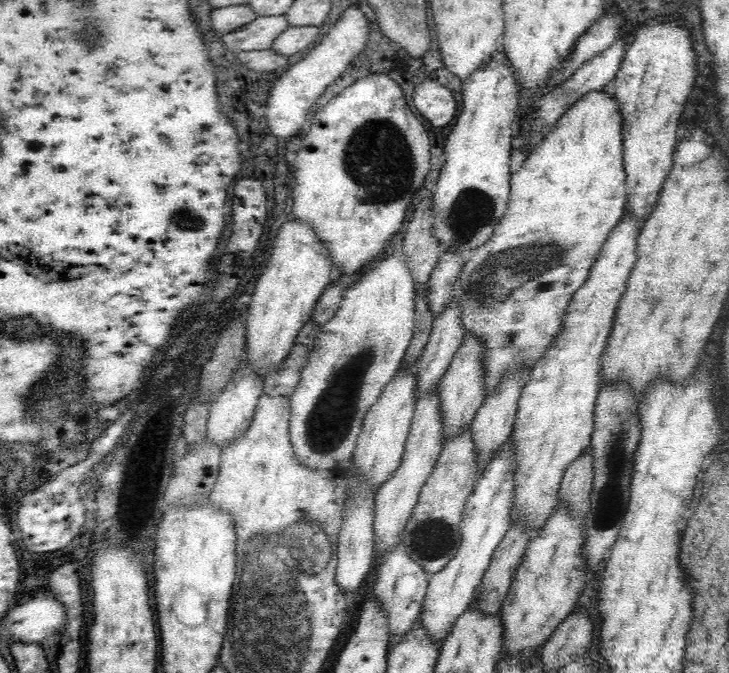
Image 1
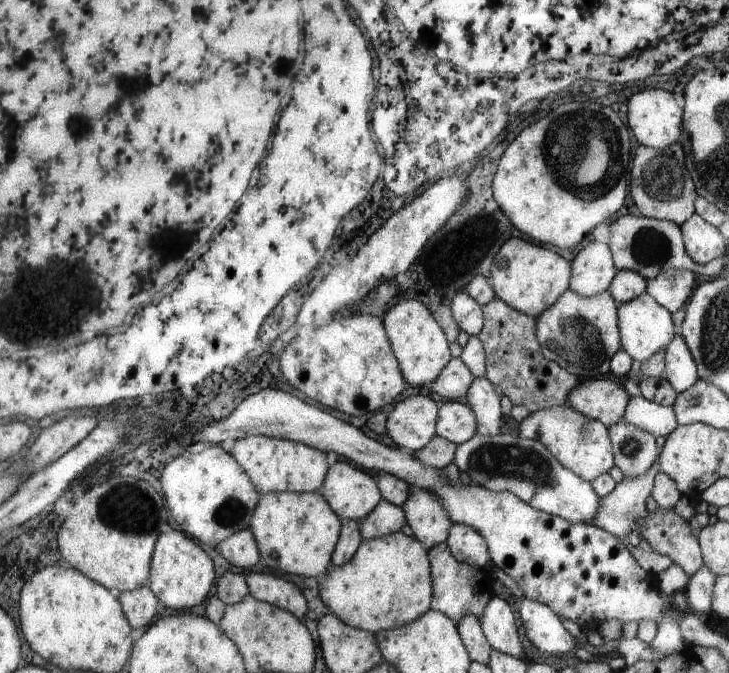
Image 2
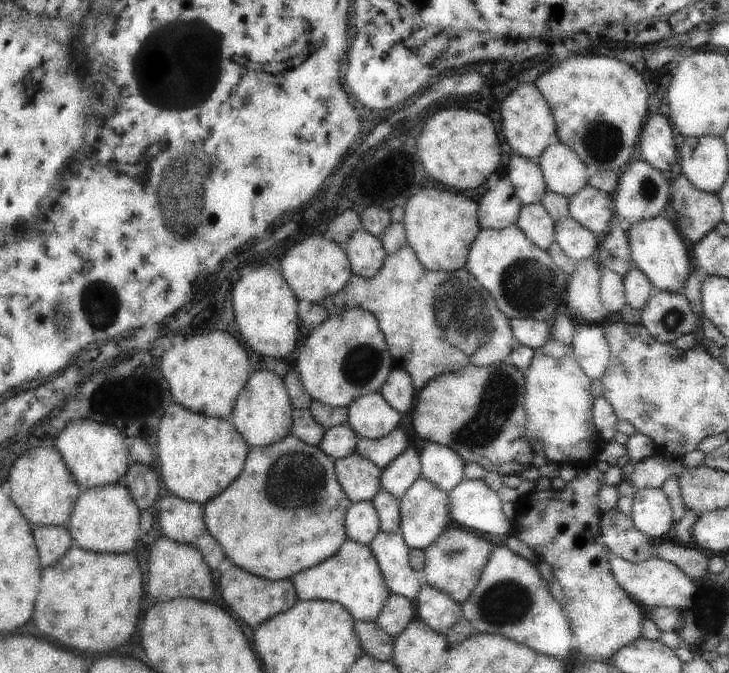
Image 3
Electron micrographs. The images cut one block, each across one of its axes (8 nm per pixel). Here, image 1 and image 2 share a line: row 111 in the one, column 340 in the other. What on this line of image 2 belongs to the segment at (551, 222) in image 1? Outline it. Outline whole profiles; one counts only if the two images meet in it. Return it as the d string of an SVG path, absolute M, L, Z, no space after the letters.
M401 531L393 535L363 540L352 560L331 568L320 578L322 602L329 612L352 628L376 634L414 623L430 611L433 582L430 582L429 556L415 538Z

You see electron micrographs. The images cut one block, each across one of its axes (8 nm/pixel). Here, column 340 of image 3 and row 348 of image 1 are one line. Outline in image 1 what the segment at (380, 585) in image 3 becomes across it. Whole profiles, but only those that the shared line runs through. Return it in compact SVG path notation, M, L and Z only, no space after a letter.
M624 216L604 243L587 281L572 294L562 330L546 356L530 370L518 401L513 426L513 490L510 524L519 524L530 540L540 534L559 503L558 494L565 470L591 444L595 402L601 392L599 367L604 346L611 334L616 308L628 282L628 270L636 262L636 242L642 228Z

